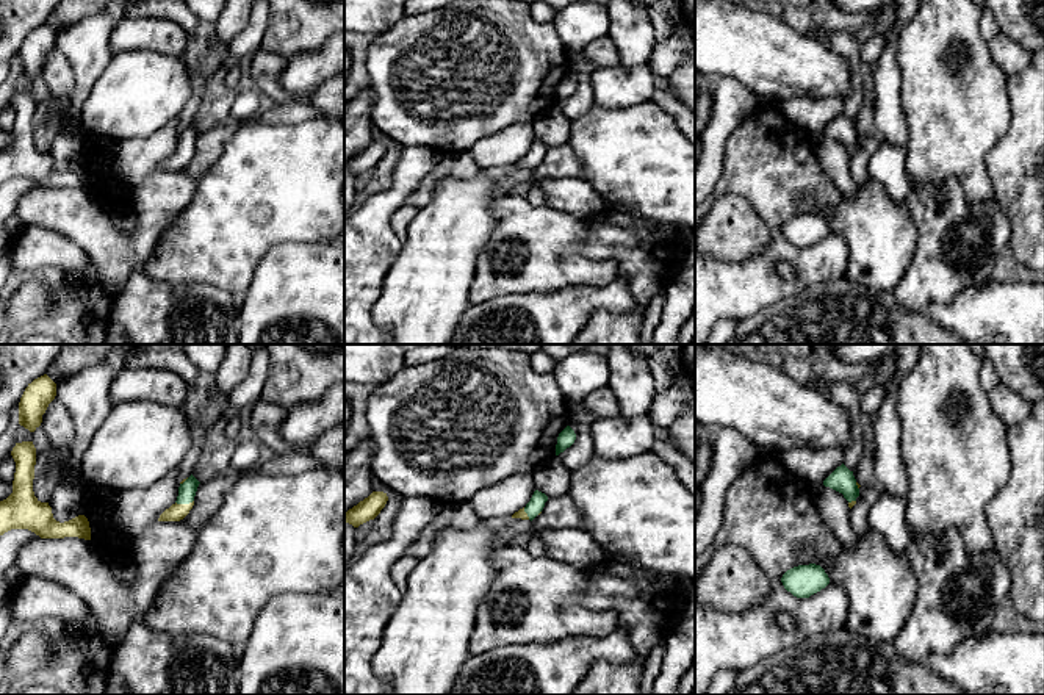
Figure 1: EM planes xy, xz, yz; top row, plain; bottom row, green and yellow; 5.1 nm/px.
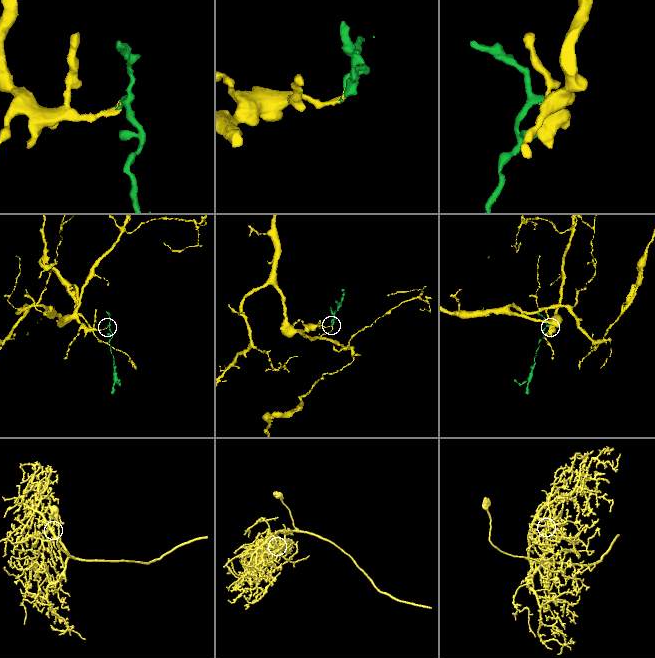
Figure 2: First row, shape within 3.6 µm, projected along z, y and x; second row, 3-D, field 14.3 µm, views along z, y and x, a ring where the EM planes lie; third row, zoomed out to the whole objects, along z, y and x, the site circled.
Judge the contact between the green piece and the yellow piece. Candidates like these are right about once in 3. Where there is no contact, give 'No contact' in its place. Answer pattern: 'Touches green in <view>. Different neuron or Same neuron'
Touches green in xy. Same neuron

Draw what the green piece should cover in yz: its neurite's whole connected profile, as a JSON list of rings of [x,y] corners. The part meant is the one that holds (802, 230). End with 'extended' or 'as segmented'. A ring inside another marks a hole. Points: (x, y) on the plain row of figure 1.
[[[798,214],[787,219],[781,232],[797,247],[809,247],[830,233],[830,227],[820,214]]]; as segmented

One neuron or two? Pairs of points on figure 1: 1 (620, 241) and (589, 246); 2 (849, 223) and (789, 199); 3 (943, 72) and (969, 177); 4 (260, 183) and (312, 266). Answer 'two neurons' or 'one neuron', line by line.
1: one neuron
2: two neurons
3: one neuron
4: two neurons

